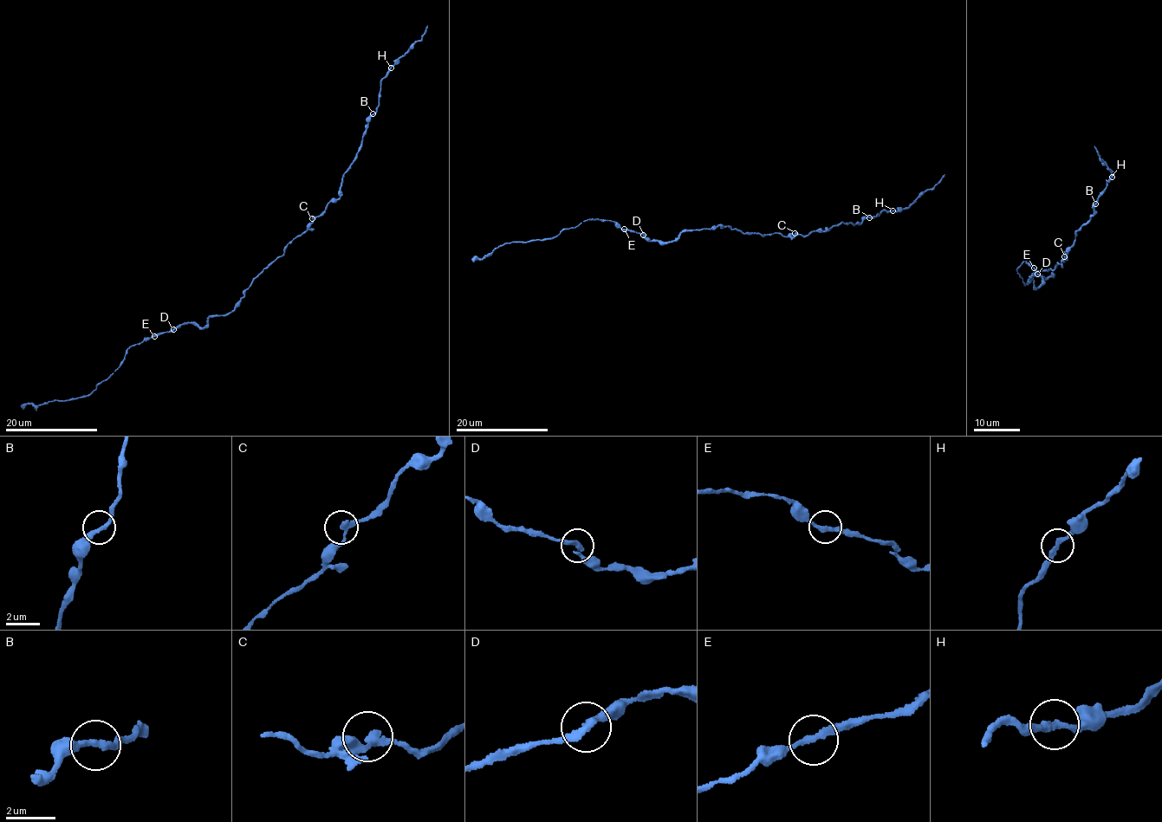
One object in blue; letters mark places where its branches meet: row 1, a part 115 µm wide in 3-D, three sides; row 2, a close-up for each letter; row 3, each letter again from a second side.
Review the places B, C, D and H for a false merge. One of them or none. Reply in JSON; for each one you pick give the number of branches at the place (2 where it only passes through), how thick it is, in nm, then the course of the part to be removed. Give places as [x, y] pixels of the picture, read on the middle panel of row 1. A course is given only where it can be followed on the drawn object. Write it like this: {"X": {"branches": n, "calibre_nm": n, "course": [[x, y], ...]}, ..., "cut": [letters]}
{"cut": []}

